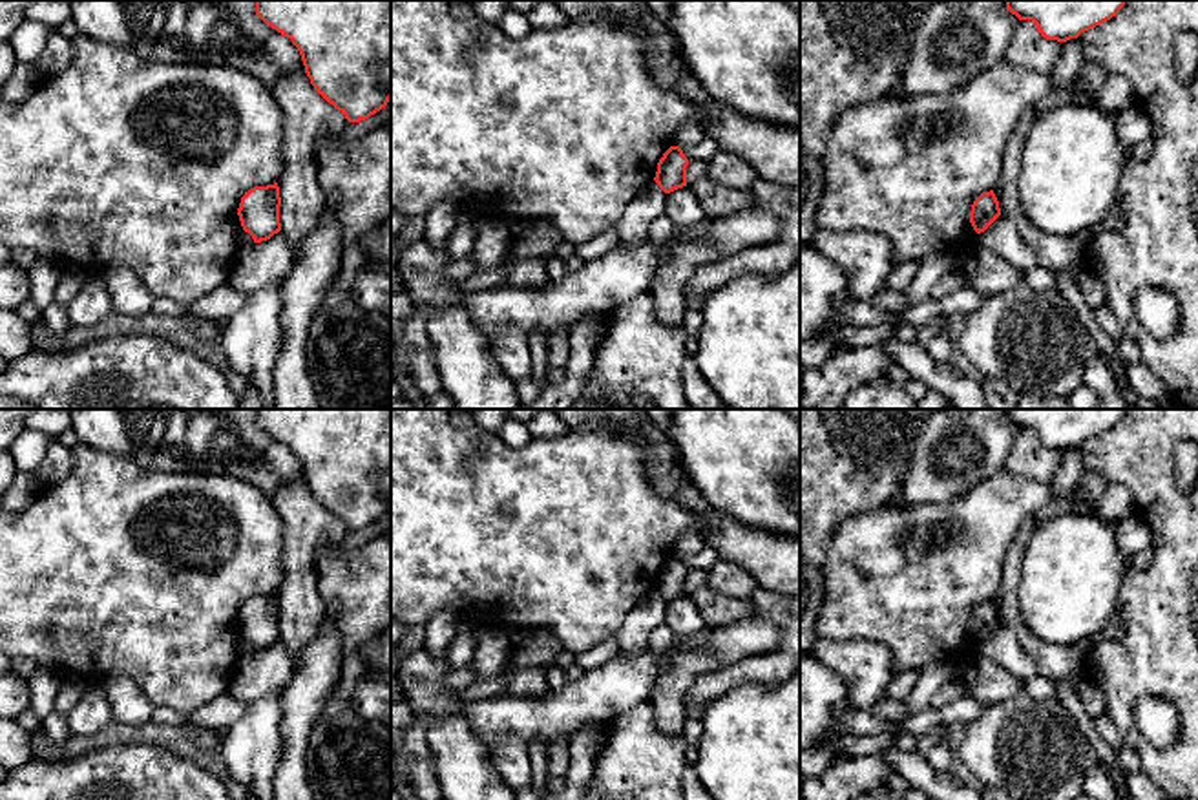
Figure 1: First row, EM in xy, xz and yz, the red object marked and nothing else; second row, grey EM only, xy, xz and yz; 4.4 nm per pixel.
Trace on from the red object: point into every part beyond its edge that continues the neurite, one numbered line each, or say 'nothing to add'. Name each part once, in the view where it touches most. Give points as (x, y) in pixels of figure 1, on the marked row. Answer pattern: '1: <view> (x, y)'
nothing to add

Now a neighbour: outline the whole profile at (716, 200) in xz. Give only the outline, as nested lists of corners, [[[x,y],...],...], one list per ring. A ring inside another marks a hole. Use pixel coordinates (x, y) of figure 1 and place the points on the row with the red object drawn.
[[[707,175],[692,181],[688,190],[703,206],[705,216],[725,217],[754,208],[754,197],[749,188],[727,188],[712,183]]]

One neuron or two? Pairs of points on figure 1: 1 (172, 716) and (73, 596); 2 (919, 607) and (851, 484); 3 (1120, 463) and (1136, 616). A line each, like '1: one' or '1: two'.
1: two
2: two
3: one

